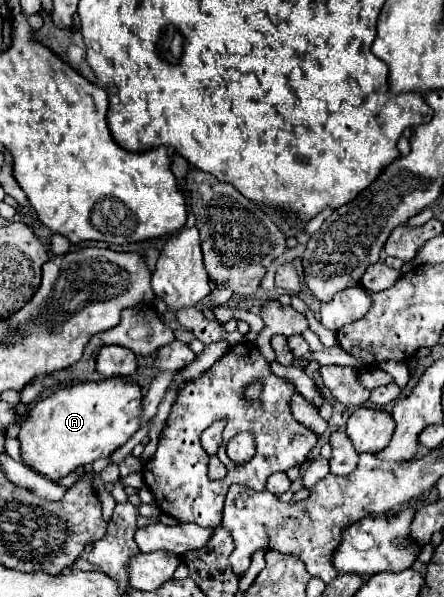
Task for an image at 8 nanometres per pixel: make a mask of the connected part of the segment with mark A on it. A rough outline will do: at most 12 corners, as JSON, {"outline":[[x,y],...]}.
{"outline":[[110,376],[40,400],[18,436],[50,480],[140,428],[142,390]]}

